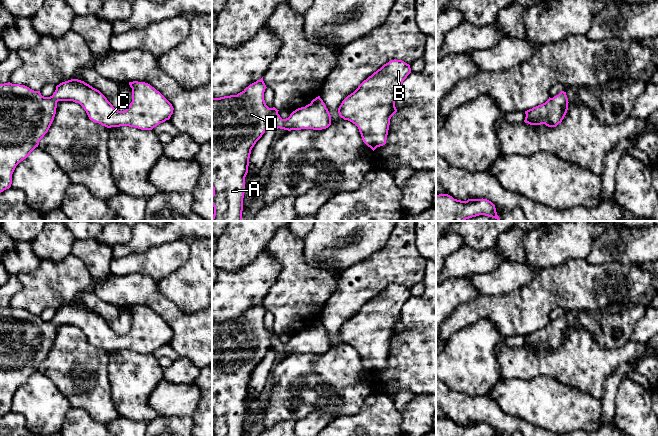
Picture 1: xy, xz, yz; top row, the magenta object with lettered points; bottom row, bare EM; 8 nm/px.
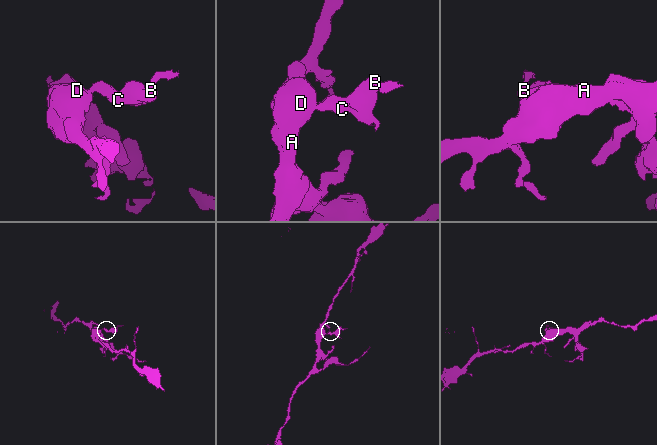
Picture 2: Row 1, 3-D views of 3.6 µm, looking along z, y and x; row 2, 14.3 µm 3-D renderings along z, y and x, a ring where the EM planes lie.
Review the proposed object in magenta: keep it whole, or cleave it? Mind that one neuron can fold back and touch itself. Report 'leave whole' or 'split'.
leave whole

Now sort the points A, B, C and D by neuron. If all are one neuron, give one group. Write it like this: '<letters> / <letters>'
A B C D

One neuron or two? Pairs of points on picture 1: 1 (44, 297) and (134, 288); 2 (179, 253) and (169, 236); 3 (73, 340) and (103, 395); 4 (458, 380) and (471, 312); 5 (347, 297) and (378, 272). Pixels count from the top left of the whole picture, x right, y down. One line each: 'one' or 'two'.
1: two
2: two
3: one
4: two
5: one

